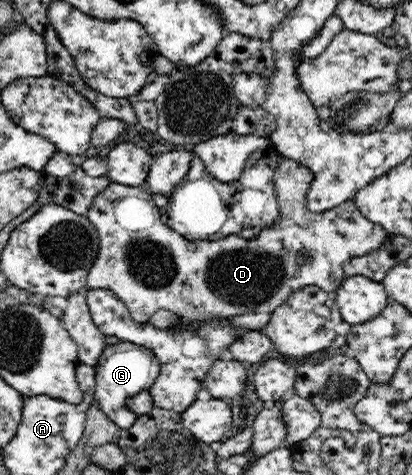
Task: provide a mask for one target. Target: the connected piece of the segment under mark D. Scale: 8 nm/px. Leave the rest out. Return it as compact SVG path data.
M280 156L277 160L277 165L275 168L275 176L273 176L273 185L275 185L275 196L277 197L277 202L279 203L279 216L273 224L268 225L267 228L260 230L259 234L254 236L251 240L243 239L238 235L229 235L222 239L217 239L214 241L206 240L192 240L188 241L184 236L181 236L178 232L169 228L167 223L163 222L159 213L158 208L154 205L154 200L151 193L146 192L141 187L136 186L125 186L124 184L119 184L111 181L109 186L97 196L94 196L94 201L91 203L90 209L87 209L86 217L93 223L93 226L97 229L100 238L100 249L89 269L86 285L77 293L77 295L71 295L68 298L68 305L66 310L64 310L63 316L61 318L62 324L66 329L66 332L71 336L71 339L76 343L78 348L78 358L80 363L90 366L95 366L99 358L104 352L106 345L106 336L103 335L91 317L90 308L88 307L87 301L84 299L87 291L93 291L95 289L105 289L114 292L115 296L118 296L130 312L130 317L139 322L140 324L148 323L149 318L152 314L155 314L157 310L165 308L165 310L170 310L183 318L183 320L201 322L201 323L214 323L215 319L219 319L220 324L227 324L229 321L233 328L238 328L239 330L261 330L261 328L266 327L267 322L271 318L272 312L280 307L281 304L286 303L287 299L294 294L298 288L315 285L321 290L328 293L335 293L339 288L339 285L346 279L343 263L346 260L355 258L355 256L365 256L369 252L380 248L380 246L385 242L388 237L388 232L380 225L367 220L360 210L356 207L354 200L345 200L343 204L336 205L335 208L327 210L325 212L311 212L306 205L306 194L312 180L314 179L314 174L306 167L306 165L298 164L297 160L291 160L285 156Z

